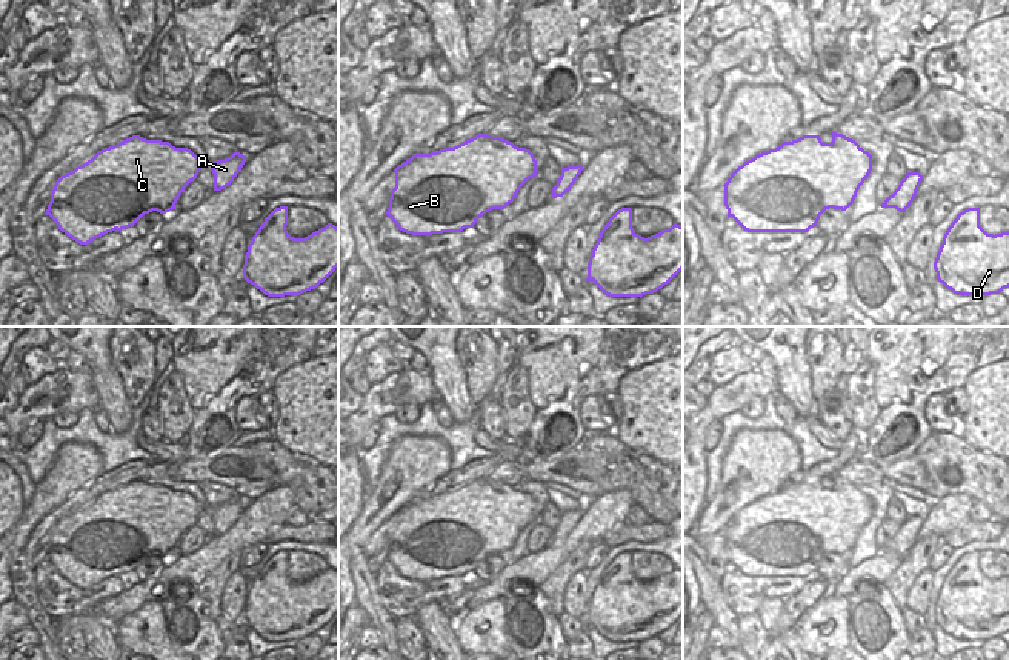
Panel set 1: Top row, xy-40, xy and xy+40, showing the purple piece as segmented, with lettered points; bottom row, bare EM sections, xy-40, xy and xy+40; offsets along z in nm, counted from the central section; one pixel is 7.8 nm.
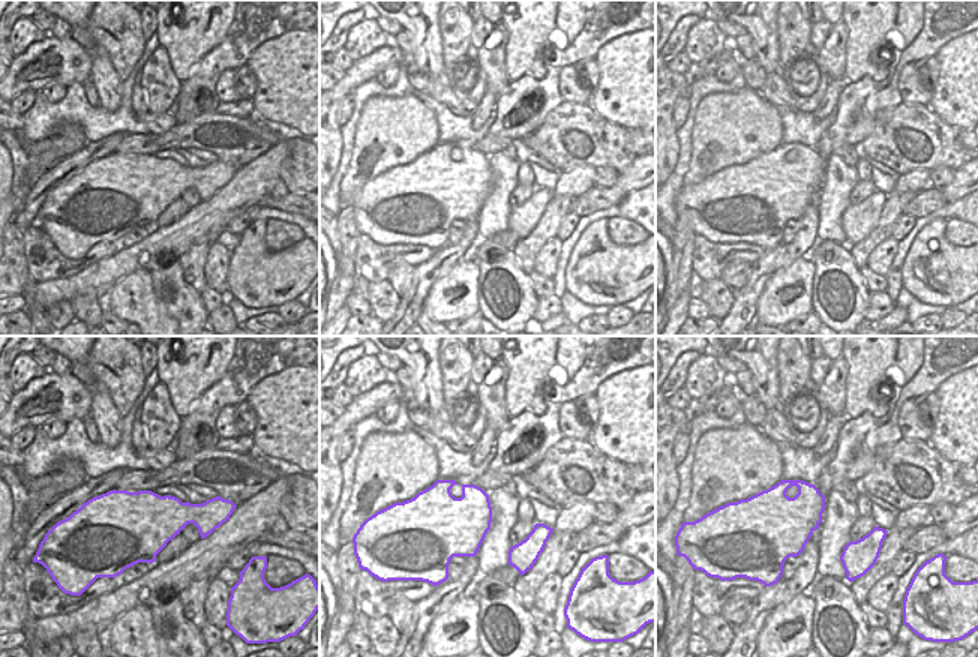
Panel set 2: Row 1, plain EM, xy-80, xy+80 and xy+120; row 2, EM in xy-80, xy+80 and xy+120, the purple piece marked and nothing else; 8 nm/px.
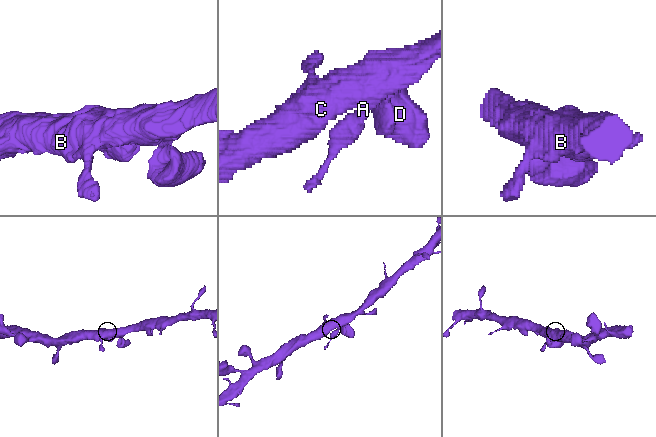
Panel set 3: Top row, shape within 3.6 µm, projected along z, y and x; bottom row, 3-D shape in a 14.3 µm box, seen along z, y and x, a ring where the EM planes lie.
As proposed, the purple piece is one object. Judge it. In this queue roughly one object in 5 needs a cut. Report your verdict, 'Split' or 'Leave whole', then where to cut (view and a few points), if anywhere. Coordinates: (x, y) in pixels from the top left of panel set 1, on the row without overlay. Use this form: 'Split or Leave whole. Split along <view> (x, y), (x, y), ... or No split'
Leave whole. No split

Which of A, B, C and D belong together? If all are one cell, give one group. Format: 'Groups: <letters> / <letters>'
Groups: A B C D

